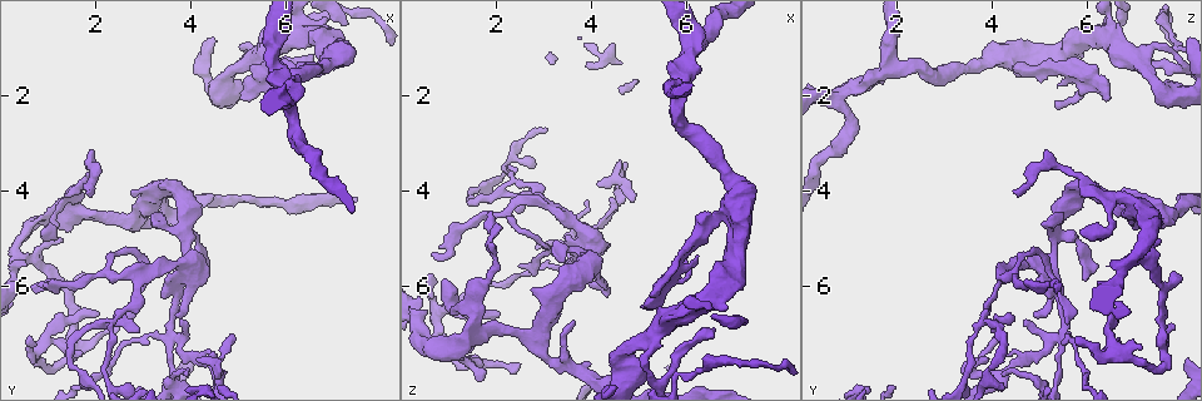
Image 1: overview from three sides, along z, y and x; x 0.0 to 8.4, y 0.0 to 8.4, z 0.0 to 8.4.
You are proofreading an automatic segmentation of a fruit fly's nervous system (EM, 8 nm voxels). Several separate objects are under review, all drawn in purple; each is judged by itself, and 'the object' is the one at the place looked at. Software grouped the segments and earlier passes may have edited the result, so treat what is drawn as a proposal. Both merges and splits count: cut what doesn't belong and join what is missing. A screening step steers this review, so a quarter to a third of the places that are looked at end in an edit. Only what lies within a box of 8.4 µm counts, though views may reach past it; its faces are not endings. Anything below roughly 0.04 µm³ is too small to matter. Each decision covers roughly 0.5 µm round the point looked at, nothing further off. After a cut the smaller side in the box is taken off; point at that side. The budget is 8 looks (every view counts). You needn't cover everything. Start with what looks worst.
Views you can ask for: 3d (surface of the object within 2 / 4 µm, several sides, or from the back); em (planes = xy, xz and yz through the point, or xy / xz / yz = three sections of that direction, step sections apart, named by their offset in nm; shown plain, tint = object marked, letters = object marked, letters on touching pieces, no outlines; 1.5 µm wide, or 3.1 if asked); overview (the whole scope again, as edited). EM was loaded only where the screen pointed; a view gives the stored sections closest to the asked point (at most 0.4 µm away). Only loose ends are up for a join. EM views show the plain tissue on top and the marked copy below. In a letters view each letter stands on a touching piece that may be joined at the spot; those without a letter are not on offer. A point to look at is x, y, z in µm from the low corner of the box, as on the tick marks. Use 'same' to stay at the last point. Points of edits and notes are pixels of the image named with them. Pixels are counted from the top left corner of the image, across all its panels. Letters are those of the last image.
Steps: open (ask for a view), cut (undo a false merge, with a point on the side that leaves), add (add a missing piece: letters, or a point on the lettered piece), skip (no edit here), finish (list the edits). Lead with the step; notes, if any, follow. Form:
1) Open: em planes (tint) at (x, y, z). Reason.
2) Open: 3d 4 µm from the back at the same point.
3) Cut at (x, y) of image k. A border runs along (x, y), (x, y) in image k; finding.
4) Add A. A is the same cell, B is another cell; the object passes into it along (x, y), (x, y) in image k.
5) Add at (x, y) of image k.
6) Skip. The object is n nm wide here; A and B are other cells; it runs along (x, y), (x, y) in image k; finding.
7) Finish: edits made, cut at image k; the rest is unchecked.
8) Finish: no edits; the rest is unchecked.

Open: em planes (letters) at (3.55, 6.95, 5.55). Looks like a crossing.

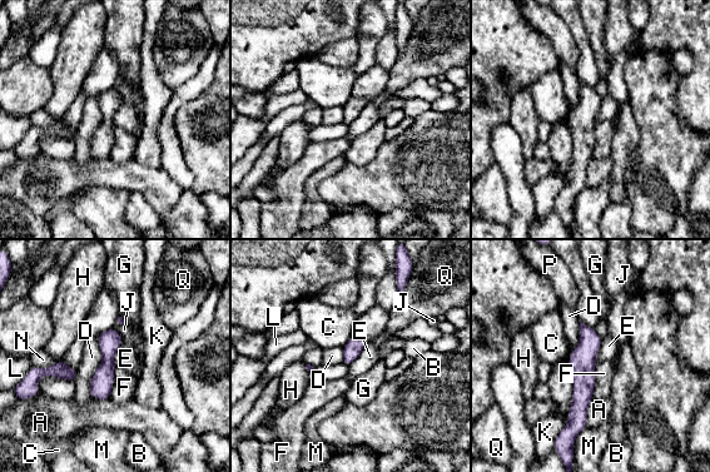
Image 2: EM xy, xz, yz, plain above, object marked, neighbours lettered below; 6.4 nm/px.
Skip. The object is 110 nm wide here; A, B, C, D, E, F, G, H, J, K, L, M, N, P and Q are other cells; it runs along (582, 327), (582, 396), (572, 432) in image 2; all the same cell.

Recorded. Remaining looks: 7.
Open: em planes (letters) at (3.70, 4.05, 6.70). Thin end.

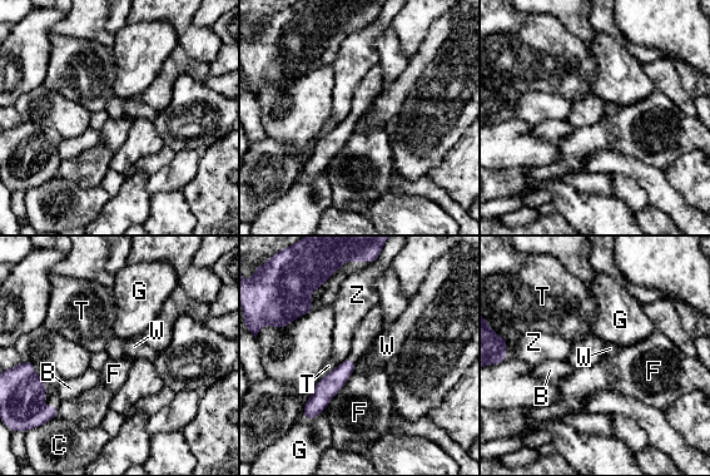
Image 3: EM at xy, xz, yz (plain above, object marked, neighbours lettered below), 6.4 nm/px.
Skip. The object is 100 nm wide here; B, C, F, G, T, W and Z are other cells; it runs along (349, 363), (326, 388), (312, 413) in image 3; no lettered piece goes on from it.

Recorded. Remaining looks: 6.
Open: em xy step 8 (tint) at (4.85, 7.00, 4.20). Branch stops here.

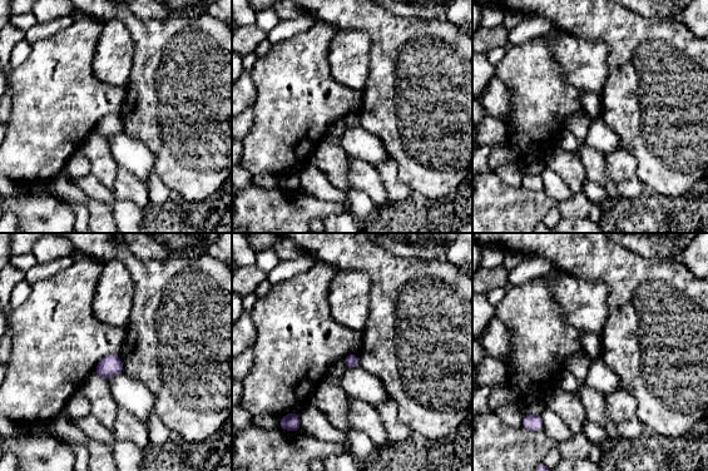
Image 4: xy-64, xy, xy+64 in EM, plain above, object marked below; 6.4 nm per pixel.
Open: em planes (letters) at the same point. Cut it another way.

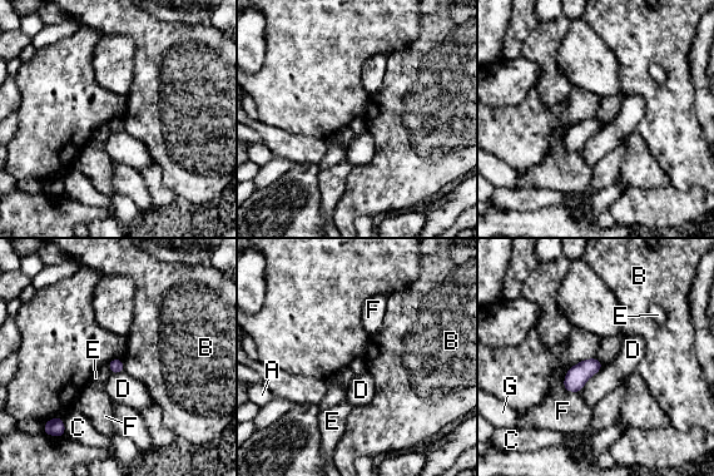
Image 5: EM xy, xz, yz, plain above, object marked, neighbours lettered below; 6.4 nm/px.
Skip. The object is 90 nm wide here; A, B, C, D, E, F and G are other cells; a border runs along (108, 363), (112, 373) in image 5; no lettered piece goes on from it.

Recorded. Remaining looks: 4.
Finish: no edits; the rest is unchecked.

